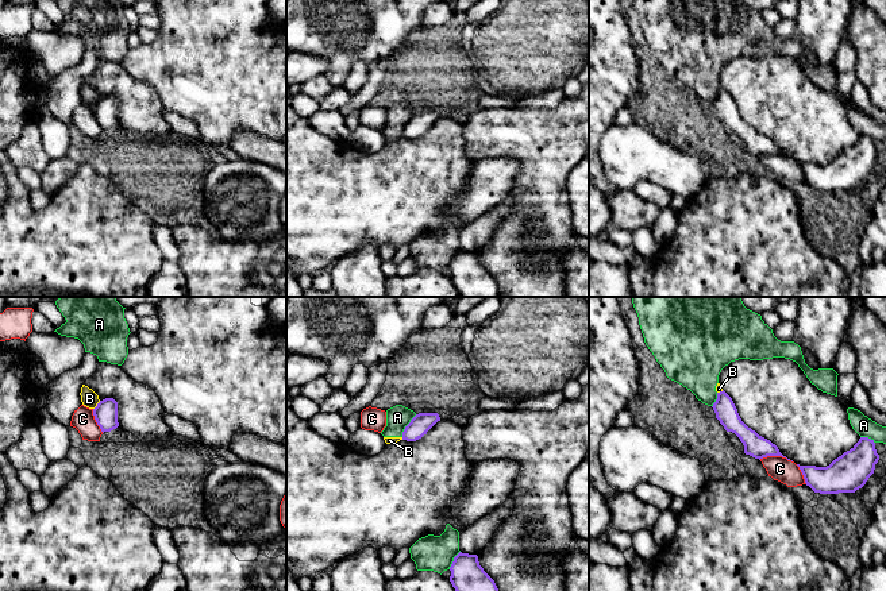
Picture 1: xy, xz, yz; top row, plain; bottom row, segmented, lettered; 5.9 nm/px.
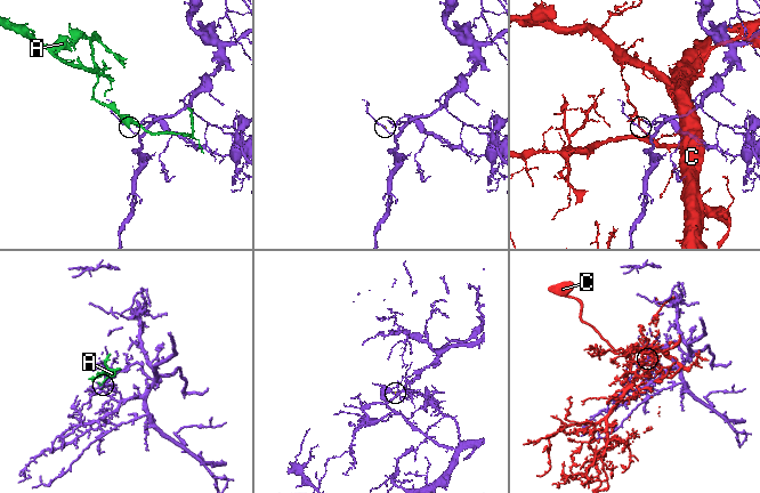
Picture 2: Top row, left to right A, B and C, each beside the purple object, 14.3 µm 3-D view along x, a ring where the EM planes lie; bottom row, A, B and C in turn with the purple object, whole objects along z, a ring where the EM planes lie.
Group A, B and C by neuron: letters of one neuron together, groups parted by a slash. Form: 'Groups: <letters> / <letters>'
Groups: A B / C

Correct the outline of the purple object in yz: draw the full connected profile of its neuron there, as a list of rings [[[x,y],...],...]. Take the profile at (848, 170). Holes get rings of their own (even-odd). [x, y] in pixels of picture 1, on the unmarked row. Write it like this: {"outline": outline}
{"outline": [[[874,138],[859,139],[827,165],[800,163],[806,184],[820,192],[855,190],[874,171],[879,152]]]}

